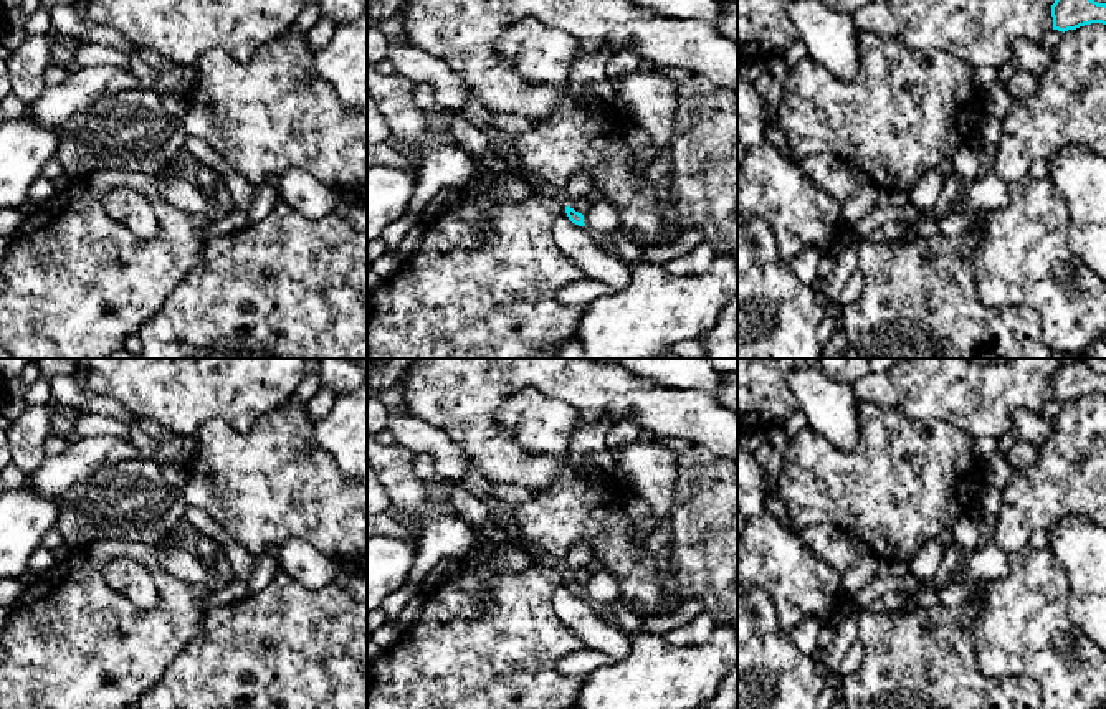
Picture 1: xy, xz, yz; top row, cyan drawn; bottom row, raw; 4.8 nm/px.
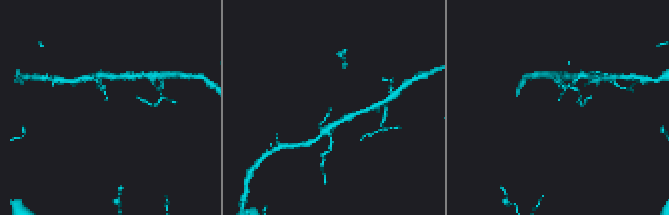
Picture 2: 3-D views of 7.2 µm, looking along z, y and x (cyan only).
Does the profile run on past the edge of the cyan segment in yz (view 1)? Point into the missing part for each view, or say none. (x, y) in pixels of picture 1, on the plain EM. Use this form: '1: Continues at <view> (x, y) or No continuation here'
1: No continuation here

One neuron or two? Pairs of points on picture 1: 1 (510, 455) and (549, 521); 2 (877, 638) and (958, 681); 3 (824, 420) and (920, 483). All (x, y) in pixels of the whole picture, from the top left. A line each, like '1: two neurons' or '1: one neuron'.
1: two neurons
2: one neuron
3: two neurons

